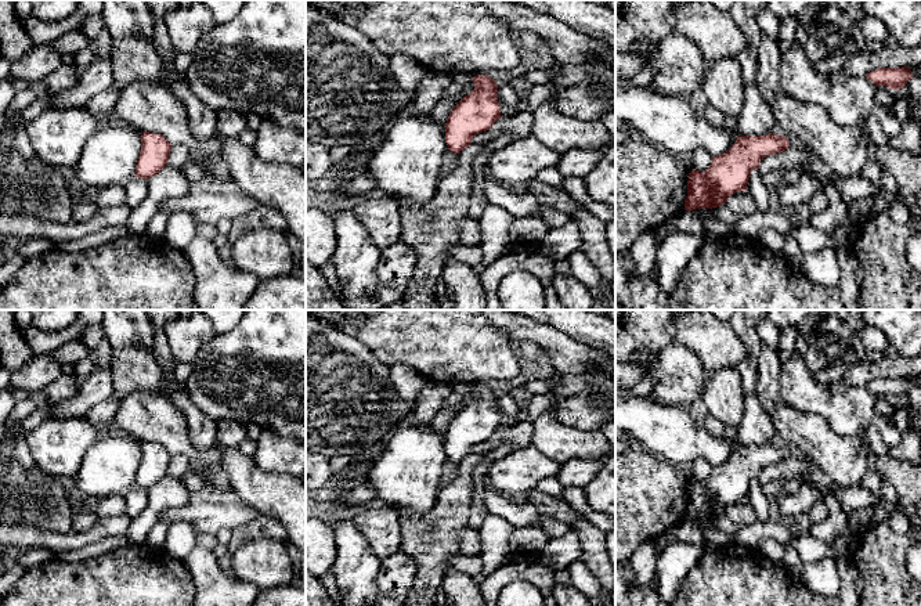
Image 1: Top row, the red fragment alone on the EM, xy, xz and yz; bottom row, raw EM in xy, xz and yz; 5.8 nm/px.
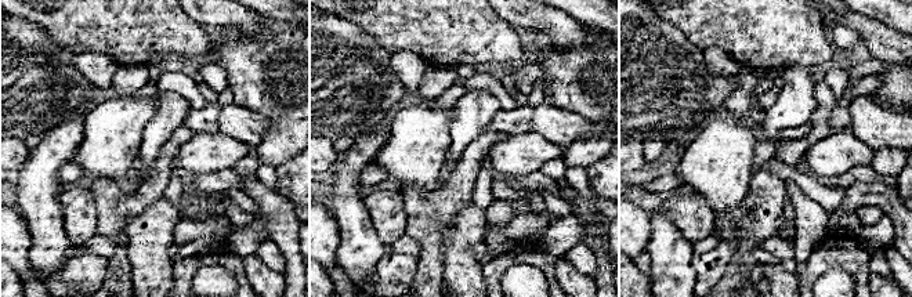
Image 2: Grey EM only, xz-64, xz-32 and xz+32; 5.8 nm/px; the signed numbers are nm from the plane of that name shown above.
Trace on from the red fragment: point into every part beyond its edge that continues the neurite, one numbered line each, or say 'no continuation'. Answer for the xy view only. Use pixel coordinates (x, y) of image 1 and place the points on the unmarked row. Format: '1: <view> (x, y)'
no continuation

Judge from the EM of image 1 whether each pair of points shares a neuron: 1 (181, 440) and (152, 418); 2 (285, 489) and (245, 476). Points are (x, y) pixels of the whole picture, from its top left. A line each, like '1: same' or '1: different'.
1: same
2: same

